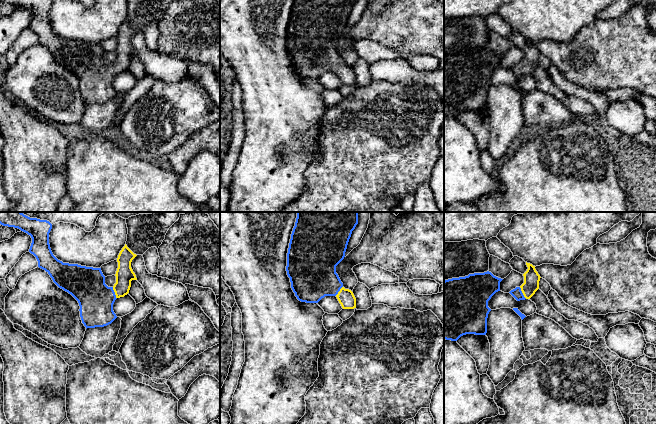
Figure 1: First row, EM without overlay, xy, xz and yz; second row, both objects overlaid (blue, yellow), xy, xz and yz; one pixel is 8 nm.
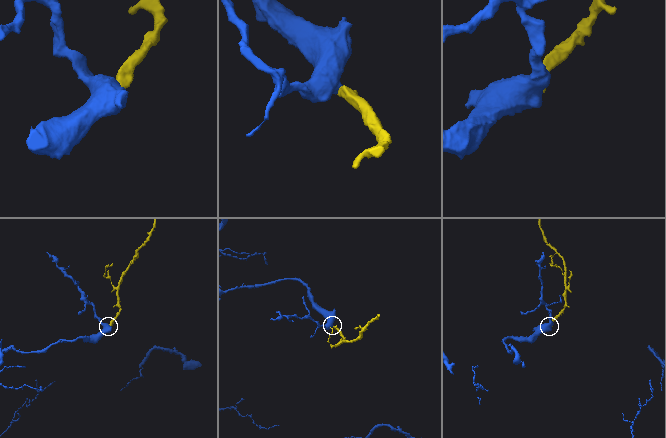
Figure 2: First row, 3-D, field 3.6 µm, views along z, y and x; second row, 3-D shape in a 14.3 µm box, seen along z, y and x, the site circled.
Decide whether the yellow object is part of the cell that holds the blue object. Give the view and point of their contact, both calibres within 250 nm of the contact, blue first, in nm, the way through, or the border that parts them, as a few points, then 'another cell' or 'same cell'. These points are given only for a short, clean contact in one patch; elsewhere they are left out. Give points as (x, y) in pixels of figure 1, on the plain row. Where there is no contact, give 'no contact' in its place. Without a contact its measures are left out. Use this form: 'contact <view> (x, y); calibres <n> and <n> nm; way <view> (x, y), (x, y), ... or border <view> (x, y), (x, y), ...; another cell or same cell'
contact yz (522, 69); calibres 80 and 130 nm; way yz (516, 69), (522, 69), (531, 60), (531, 53); same cell

